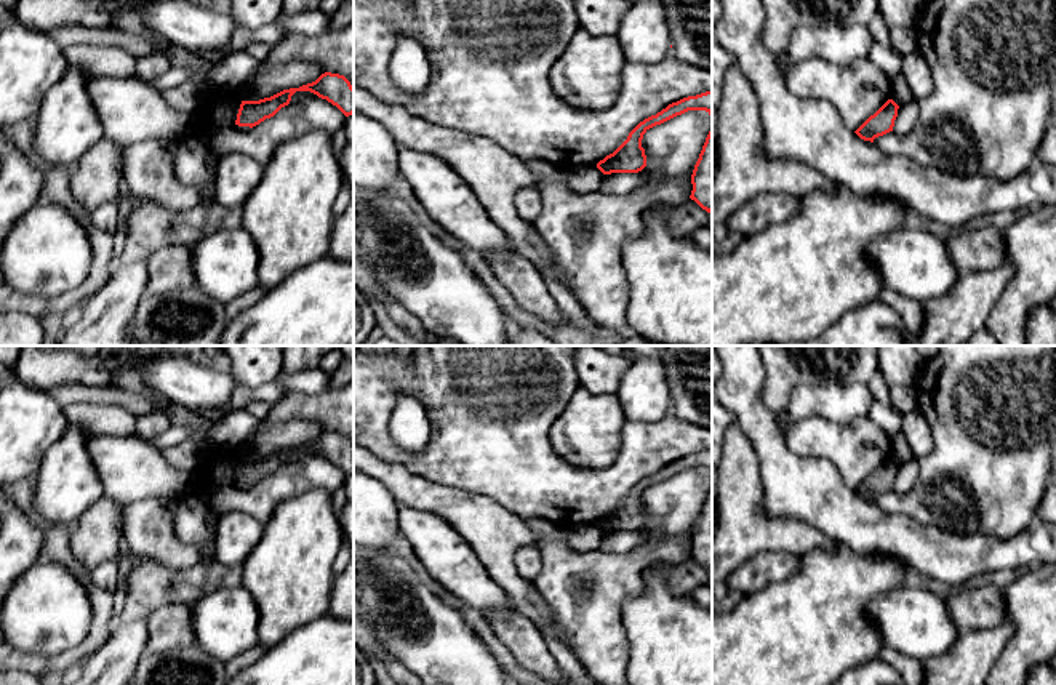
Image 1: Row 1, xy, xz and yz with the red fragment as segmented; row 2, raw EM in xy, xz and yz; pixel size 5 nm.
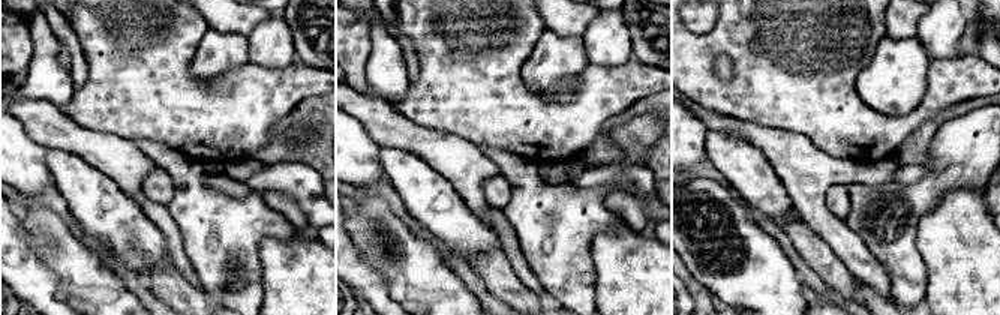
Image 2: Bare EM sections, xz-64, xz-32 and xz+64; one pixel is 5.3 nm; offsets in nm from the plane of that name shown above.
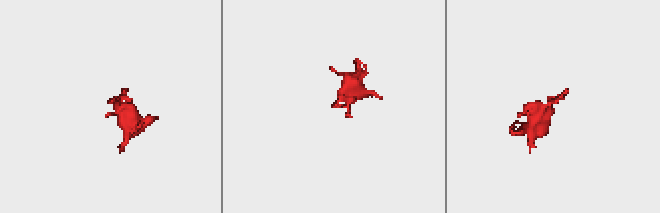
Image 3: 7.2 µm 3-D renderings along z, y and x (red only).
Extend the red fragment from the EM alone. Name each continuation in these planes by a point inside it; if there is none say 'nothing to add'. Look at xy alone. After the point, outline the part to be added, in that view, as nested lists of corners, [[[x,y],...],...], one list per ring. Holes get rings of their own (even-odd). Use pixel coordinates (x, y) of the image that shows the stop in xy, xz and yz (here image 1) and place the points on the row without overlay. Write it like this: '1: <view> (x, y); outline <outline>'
nothing to add

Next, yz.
nothing to add

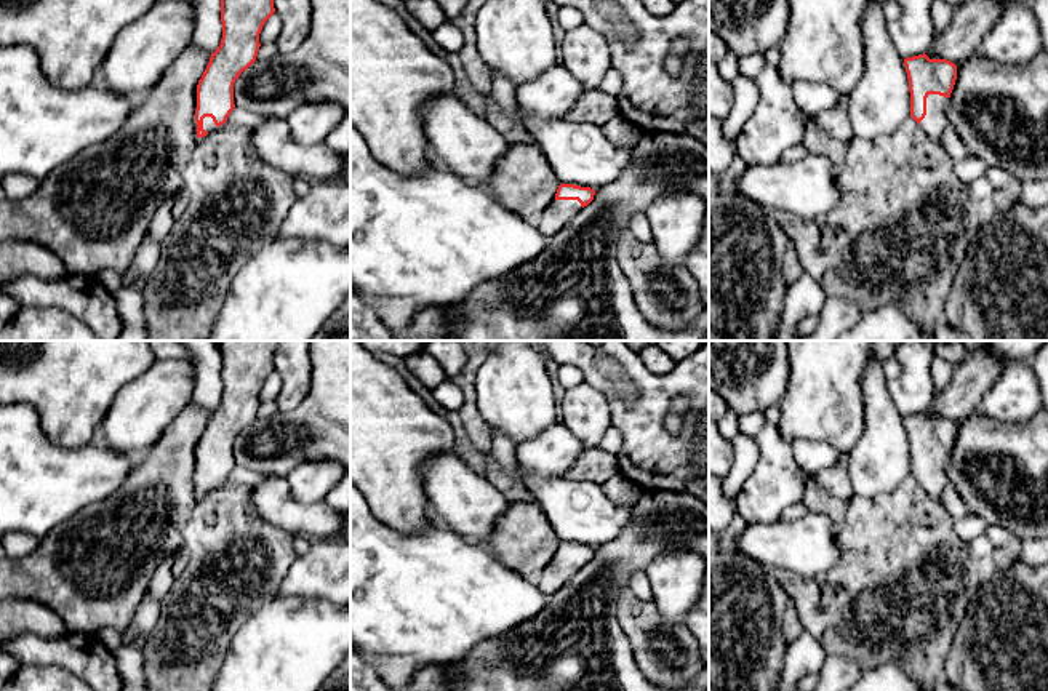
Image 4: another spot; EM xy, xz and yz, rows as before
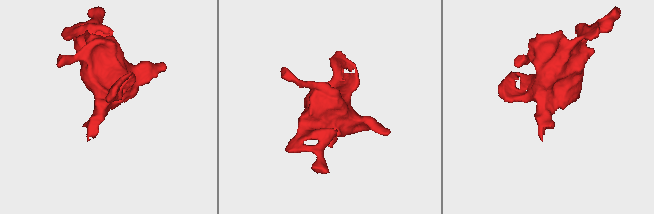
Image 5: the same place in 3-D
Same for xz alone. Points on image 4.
1: xz (557, 571); outline [[[552,558],[534,579],[544,595],[560,590],[582,568],[578,558]]]

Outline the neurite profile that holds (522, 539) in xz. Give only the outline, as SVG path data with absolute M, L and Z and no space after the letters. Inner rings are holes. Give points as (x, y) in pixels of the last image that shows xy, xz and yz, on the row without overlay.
M520 494L498 518L485 547L501 565L534 581L555 557L558 544L542 509Z

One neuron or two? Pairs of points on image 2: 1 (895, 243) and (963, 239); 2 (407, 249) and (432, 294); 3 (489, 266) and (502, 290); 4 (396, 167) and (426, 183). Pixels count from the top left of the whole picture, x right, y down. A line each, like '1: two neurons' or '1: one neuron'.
1: two neurons
2: one neuron
3: one neuron
4: one neuron

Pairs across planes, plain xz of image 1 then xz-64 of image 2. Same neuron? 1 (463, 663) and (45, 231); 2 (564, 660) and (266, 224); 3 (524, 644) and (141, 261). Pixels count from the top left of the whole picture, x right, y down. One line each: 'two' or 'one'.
1: one
2: two
3: two

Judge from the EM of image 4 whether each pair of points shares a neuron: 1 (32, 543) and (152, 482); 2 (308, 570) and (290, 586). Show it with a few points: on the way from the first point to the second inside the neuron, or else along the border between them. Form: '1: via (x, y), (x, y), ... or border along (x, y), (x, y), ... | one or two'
1: border along (40, 538), (40, 544), (32, 552), (16, 559) | two
2: via (303, 575), (295, 583) | one

